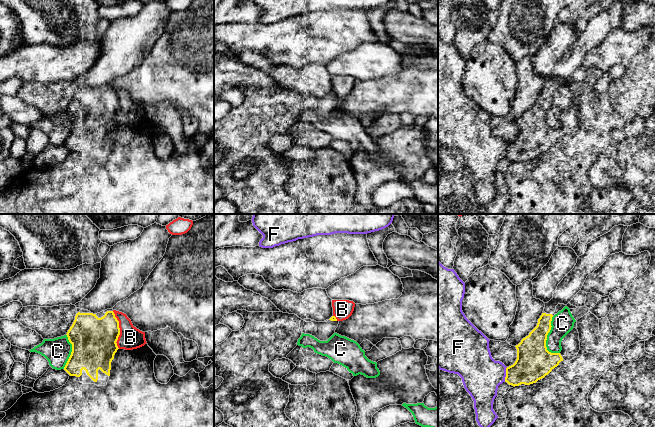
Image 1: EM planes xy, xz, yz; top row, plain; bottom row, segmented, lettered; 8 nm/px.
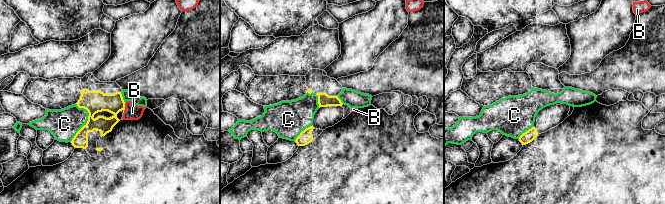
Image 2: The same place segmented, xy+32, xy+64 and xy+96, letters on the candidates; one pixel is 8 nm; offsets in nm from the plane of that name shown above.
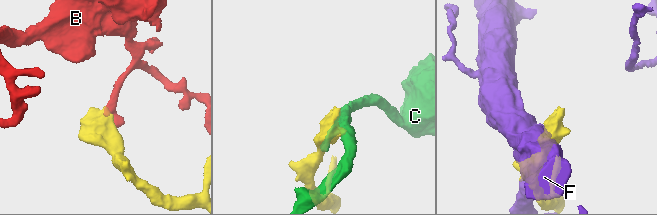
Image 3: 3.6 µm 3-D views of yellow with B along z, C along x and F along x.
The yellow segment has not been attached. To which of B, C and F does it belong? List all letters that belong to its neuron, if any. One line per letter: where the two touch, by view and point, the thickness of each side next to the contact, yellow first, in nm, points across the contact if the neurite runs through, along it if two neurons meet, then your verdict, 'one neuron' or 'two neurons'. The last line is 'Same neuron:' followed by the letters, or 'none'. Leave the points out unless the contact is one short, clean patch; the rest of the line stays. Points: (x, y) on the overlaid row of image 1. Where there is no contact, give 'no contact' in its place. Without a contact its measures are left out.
B: contact xy (119, 330); calibres 360 and 180 nm; border xy (112, 311), (118, 321), (119, 336), (116, 345), (119, 348); two neurons
C: contact yz (546, 339); calibres 280 and 180 nm; two neurons
F: contact yz (506, 374); calibres 280 and 320 nm; two neurons
Same neuron: none

